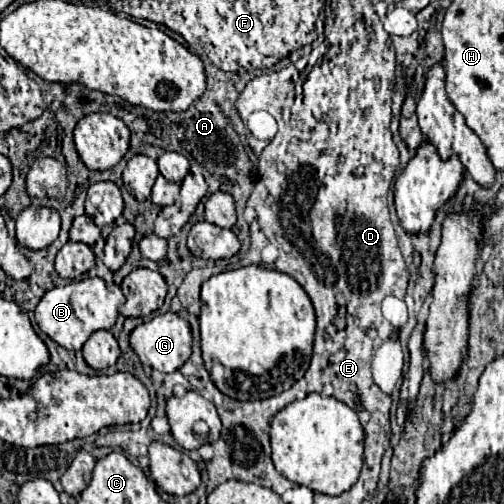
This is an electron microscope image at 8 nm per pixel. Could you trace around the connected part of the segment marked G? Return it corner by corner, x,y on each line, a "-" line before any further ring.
172,311
156,315
152,321
146,321
132,331
130,345
136,351
136,355
140,357
142,365
148,365
162,373
172,373
178,367
182,367
192,353
190,323
180,313
172,313

